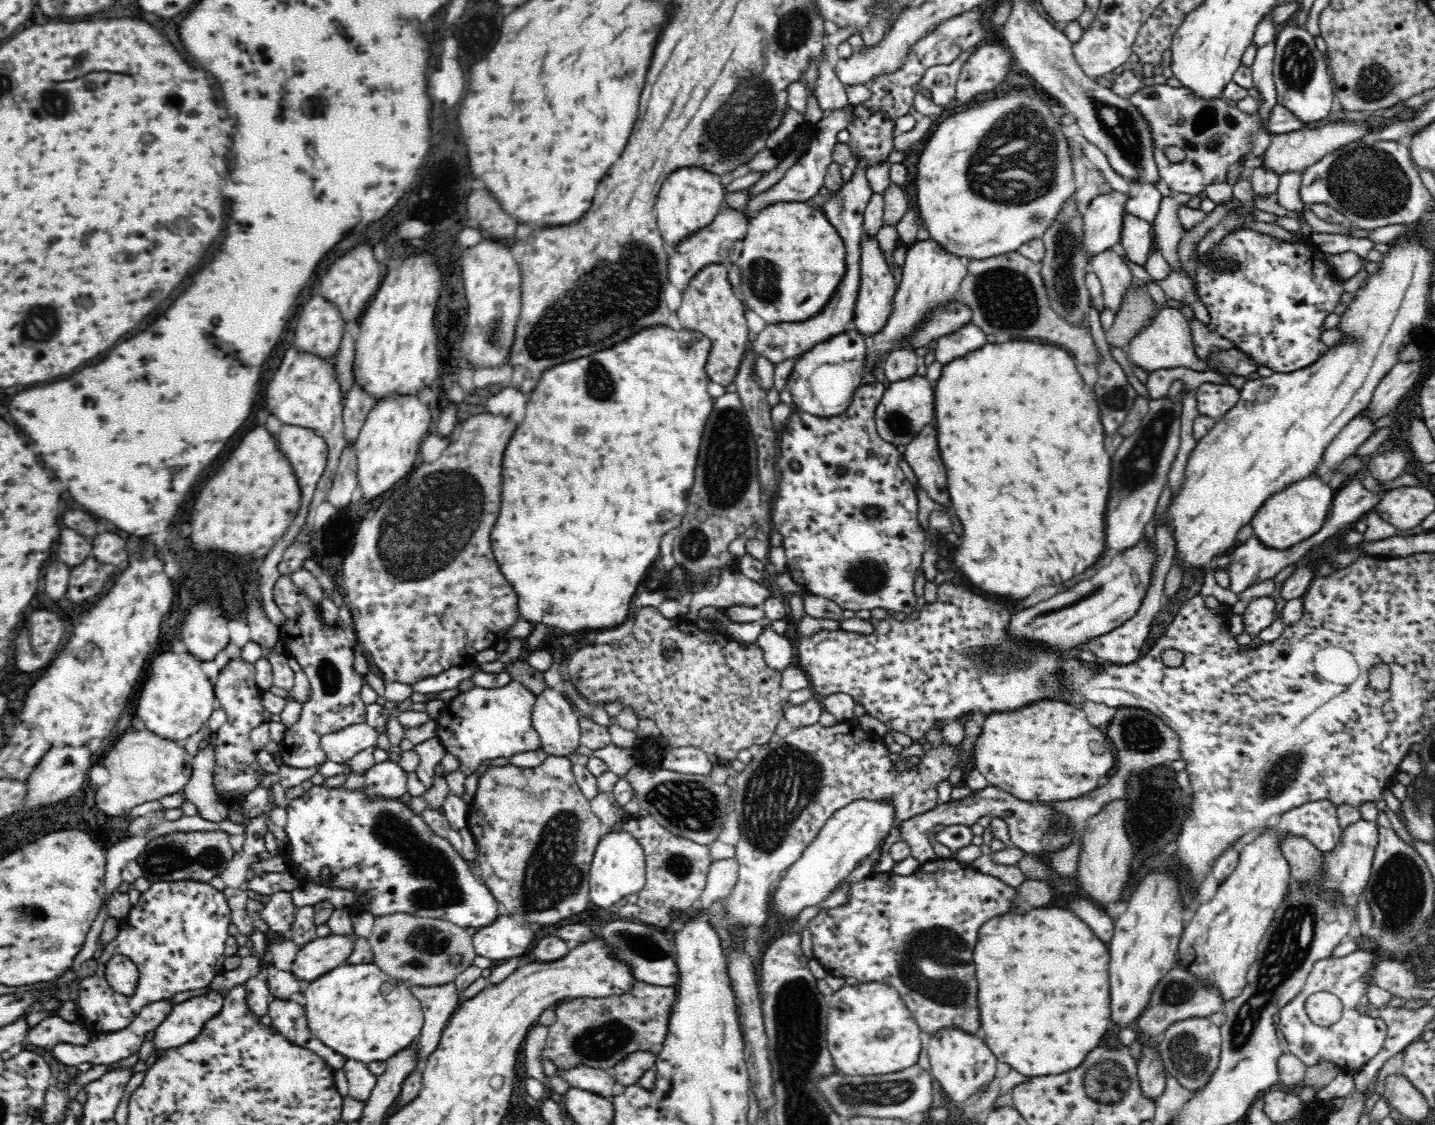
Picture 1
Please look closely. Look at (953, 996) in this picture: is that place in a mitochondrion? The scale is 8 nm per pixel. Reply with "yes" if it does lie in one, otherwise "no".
yes

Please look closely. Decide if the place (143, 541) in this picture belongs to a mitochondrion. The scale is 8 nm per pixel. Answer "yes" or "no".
no

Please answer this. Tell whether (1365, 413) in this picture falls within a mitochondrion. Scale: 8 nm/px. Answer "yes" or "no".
no

